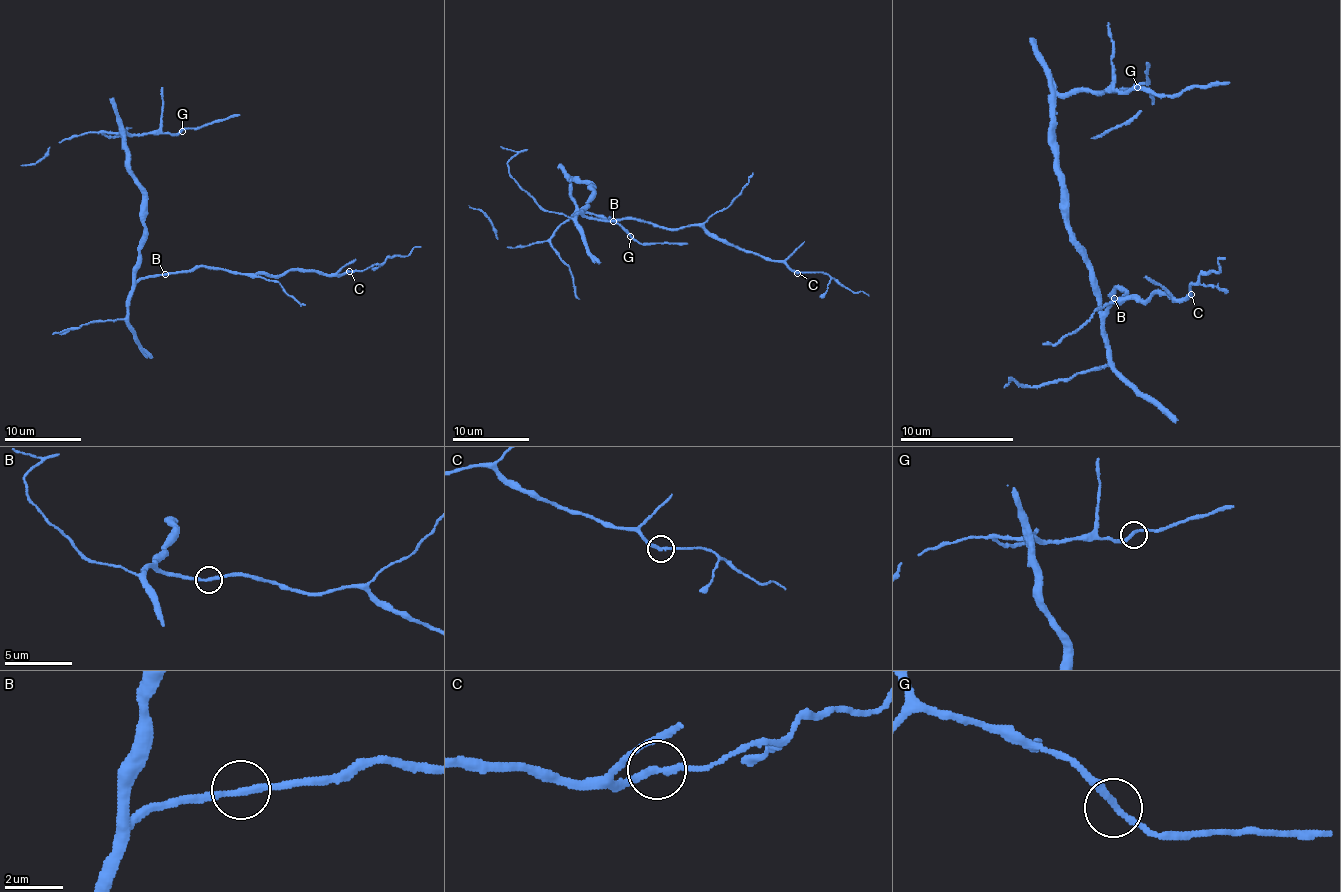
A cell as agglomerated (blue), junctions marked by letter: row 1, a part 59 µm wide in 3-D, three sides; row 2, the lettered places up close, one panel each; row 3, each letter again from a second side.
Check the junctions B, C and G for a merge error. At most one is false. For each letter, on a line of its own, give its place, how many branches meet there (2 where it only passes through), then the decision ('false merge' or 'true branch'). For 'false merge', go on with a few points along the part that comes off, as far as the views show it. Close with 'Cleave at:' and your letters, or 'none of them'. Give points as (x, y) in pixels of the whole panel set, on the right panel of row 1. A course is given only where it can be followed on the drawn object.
B: at (1114, 298); 2 branches meet; true branch
C: at (1191, 294); 2 branches meet; true branch
G: at (1137, 87); 2 branches meet; true branch
Cleave at: none of them

